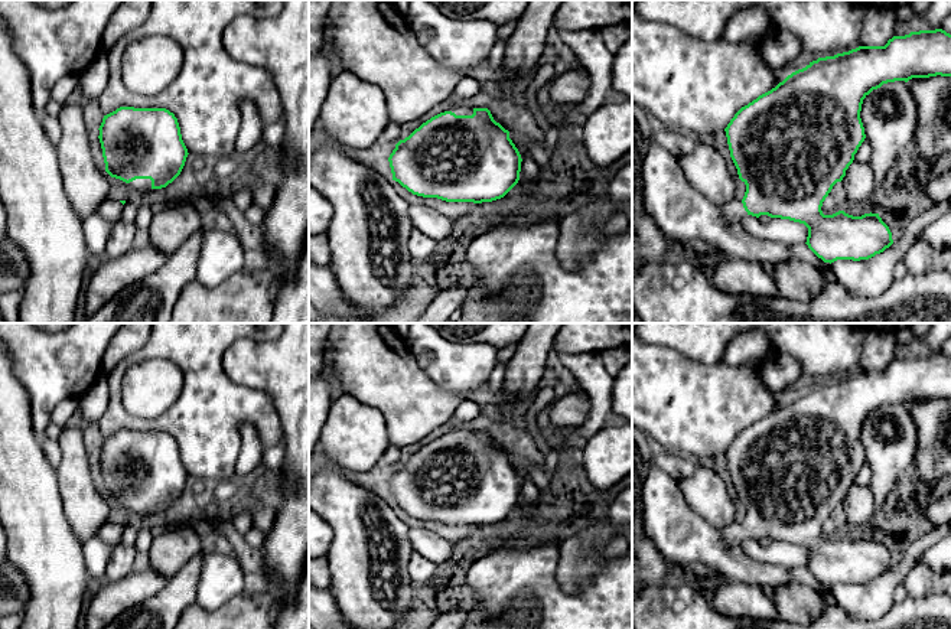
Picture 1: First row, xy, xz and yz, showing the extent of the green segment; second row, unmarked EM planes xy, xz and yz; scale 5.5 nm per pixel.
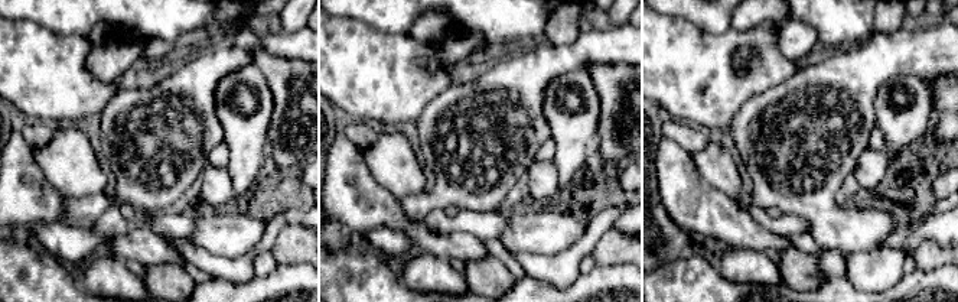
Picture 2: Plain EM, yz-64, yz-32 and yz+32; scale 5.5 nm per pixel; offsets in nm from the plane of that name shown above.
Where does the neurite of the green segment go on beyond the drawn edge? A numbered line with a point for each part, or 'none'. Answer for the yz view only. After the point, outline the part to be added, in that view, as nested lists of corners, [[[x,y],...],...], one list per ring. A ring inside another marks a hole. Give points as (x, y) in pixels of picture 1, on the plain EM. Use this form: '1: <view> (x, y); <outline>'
1: yz (733, 534); [[[732,524],[726,528],[720,529],[722,538],[729,544],[729,545],[742,545],[745,540],[748,540],[748,535],[745,534],[743,528],[740,524]]]

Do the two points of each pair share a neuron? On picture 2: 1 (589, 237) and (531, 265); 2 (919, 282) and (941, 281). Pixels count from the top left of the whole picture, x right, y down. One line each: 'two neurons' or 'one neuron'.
1: one neuron
2: one neuron

